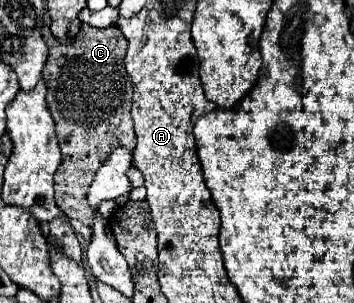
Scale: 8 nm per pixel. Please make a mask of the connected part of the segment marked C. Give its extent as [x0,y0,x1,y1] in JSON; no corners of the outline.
[43,25,135,225]

